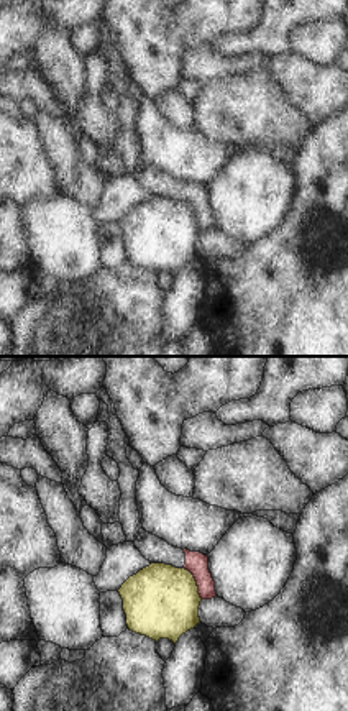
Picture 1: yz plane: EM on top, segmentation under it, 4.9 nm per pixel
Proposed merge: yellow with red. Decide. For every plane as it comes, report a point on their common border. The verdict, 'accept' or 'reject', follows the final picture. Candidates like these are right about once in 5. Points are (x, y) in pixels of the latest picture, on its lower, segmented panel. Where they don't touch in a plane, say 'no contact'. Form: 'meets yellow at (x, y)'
meets yellow at (196, 583)

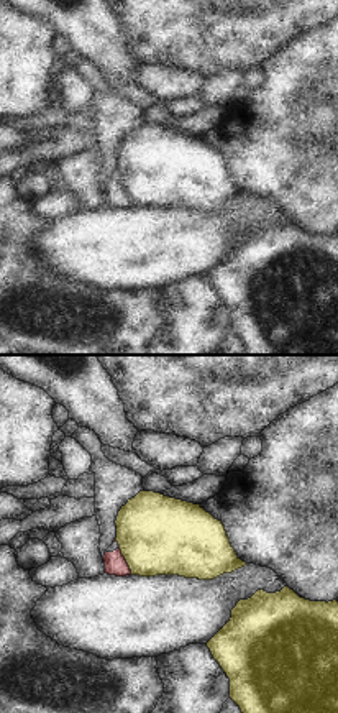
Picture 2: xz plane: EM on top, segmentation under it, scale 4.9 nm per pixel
meets yellow at (125, 559)

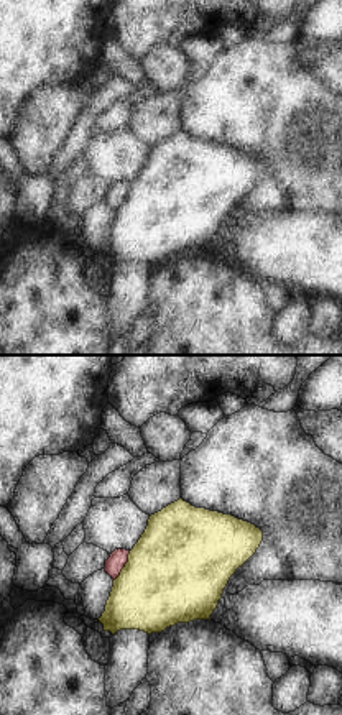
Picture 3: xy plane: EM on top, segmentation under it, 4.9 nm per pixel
meets yellow at (125, 566)

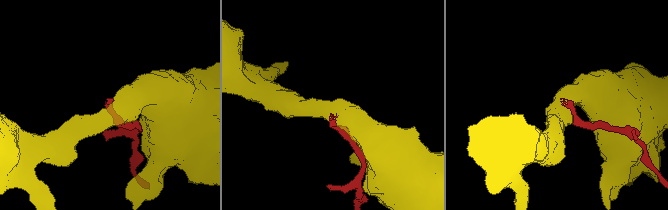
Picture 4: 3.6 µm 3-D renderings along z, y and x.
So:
reject

